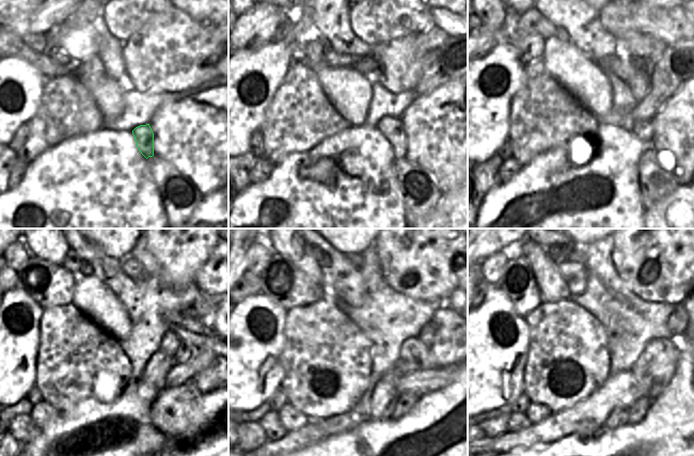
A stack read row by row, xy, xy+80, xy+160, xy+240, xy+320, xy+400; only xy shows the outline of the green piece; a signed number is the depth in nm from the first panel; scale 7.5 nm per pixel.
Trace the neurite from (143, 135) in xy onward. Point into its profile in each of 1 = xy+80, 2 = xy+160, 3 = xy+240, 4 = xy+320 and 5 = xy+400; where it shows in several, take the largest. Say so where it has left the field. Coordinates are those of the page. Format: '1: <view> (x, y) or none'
1: xy+80 (392, 128)
2: xy+160 (643, 129)
3: xy+240 (184, 351)
4: xy+320 (427, 335)
5: xy+400 (677, 324)

